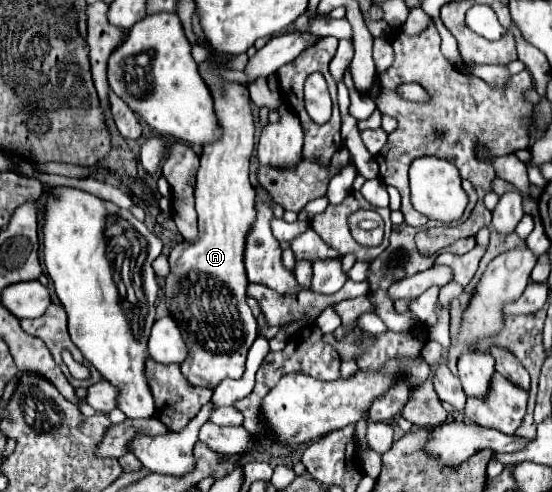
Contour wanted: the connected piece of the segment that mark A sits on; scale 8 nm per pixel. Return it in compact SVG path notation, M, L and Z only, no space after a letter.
M200 62L198 70L212 92L222 136L202 148L196 182L198 238L194 242L184 240L170 252L170 274L164 282L164 294L166 306L190 350L186 362L180 364L184 378L194 386L214 390L222 380L244 374L246 354L258 336L256 318L246 304L248 278L242 266L246 230L250 230L256 218L256 192L248 180L248 164L254 150L254 116L248 88L214 72L226 70L226 66Z

